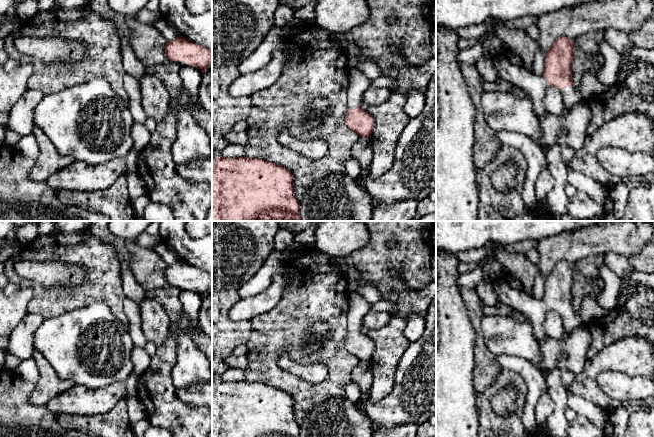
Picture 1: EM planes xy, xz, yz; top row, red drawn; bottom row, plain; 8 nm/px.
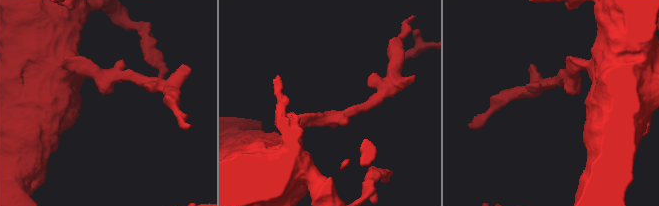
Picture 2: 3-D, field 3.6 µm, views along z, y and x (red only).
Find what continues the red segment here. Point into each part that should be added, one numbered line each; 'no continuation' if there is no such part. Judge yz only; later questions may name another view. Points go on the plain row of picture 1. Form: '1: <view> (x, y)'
1: yz (534, 309)
2: yz (570, 319)

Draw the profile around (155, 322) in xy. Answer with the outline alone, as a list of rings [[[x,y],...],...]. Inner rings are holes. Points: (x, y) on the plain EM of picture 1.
[[[147,297],[143,298],[140,309],[144,336],[160,347],[165,343],[170,331],[167,312],[160,303]]]

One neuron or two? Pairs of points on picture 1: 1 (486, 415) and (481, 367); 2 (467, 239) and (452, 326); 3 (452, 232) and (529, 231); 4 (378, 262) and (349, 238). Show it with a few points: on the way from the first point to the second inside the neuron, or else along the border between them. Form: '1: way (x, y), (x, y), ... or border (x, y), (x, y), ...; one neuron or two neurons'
1: border (499, 373), (497, 378), (482, 391), (476, 392); two neurons
2: border (446, 251), (455, 254); two neurons
3: way (471, 231), (510, 231); one neuron
4: border (369, 231), (369, 240), (362, 247), (349, 254); two neurons

